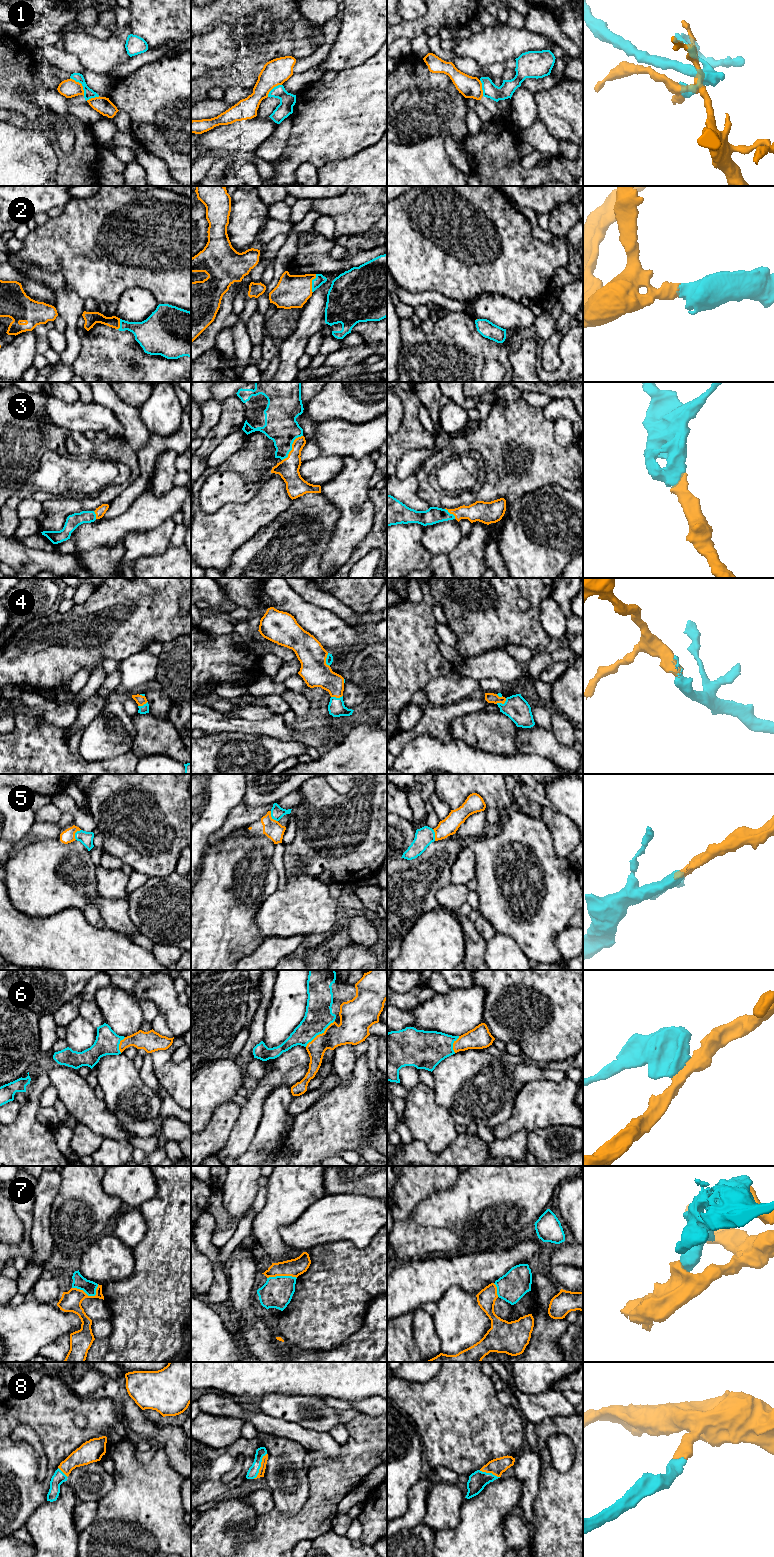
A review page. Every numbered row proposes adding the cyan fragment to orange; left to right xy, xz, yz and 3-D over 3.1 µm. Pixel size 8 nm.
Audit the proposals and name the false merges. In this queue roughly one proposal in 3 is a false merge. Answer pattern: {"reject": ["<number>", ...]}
{"reject": ["1", "7"]}

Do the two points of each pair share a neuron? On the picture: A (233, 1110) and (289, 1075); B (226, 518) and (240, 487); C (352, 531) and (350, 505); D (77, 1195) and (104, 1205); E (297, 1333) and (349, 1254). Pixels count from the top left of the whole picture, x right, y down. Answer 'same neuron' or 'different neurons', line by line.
A: different neurons
B: different neurons
C: same neuron
D: same neuron
E: same neuron

